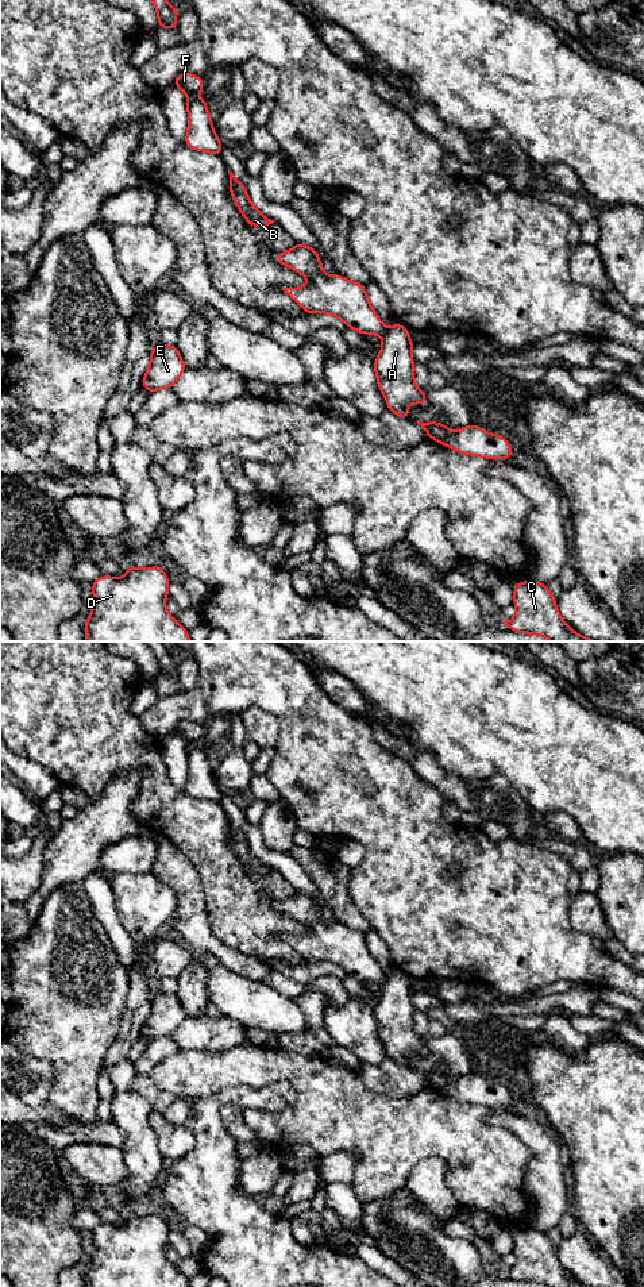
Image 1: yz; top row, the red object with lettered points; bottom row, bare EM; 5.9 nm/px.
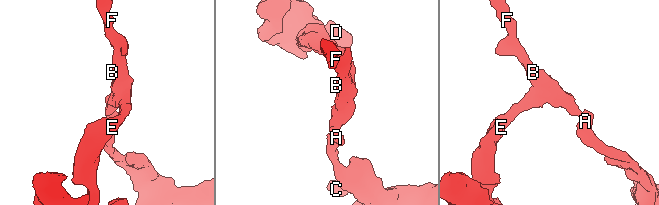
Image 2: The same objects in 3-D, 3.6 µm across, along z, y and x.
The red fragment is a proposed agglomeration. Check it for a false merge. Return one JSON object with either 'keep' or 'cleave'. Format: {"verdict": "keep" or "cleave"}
{"verdict": "cleave"}

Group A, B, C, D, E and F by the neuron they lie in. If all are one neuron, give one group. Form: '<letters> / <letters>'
A C / B D E F

